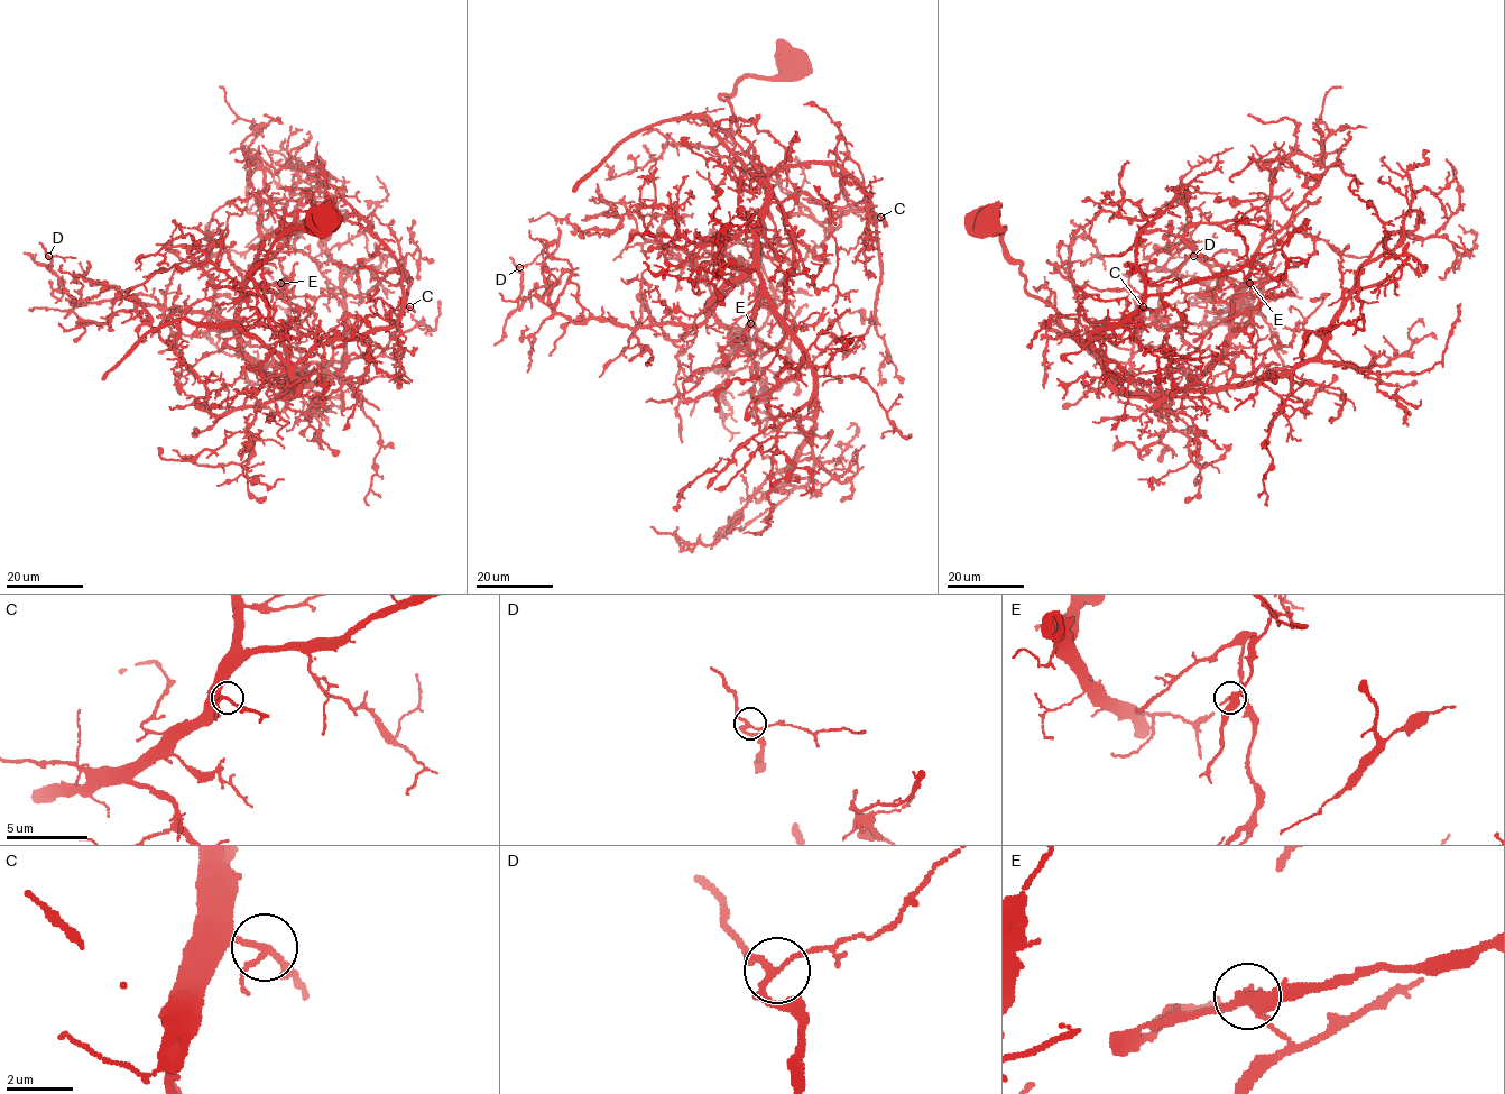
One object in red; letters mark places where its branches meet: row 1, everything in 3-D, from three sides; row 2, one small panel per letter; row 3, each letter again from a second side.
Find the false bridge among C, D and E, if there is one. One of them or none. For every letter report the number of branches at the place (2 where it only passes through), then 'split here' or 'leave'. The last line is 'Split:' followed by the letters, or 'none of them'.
C: 3 | leave
D: 3 | leave
E: 3 | split here
Split: E

